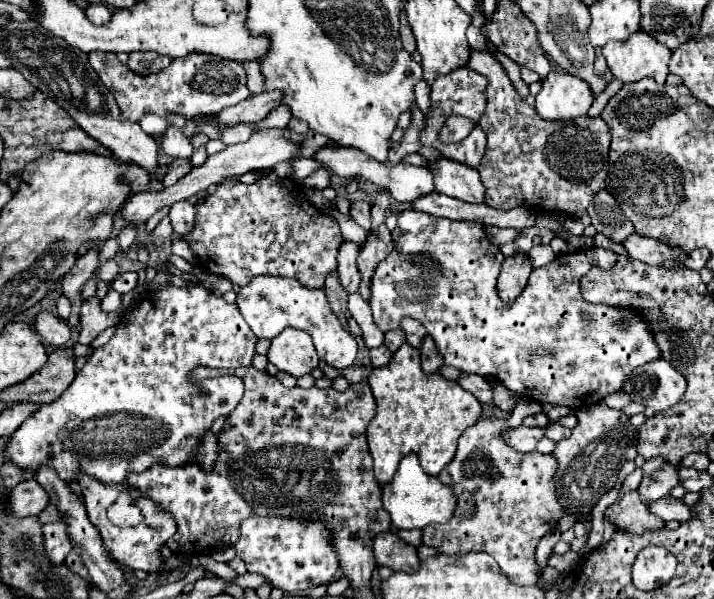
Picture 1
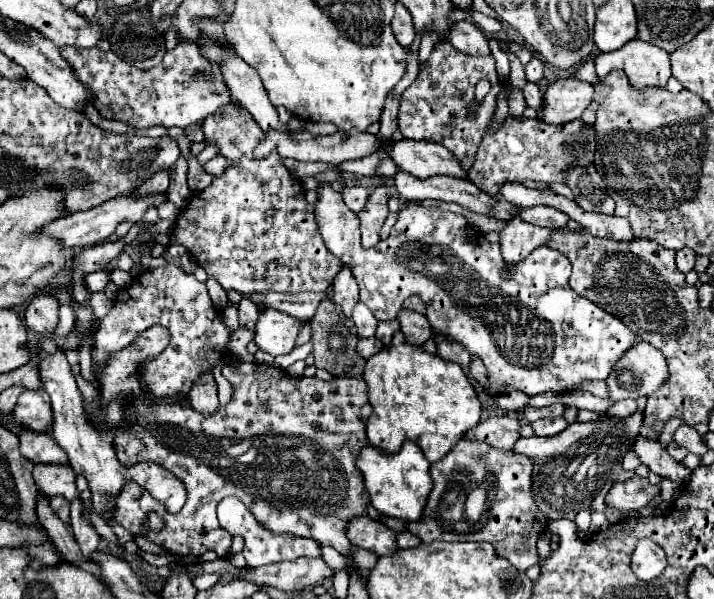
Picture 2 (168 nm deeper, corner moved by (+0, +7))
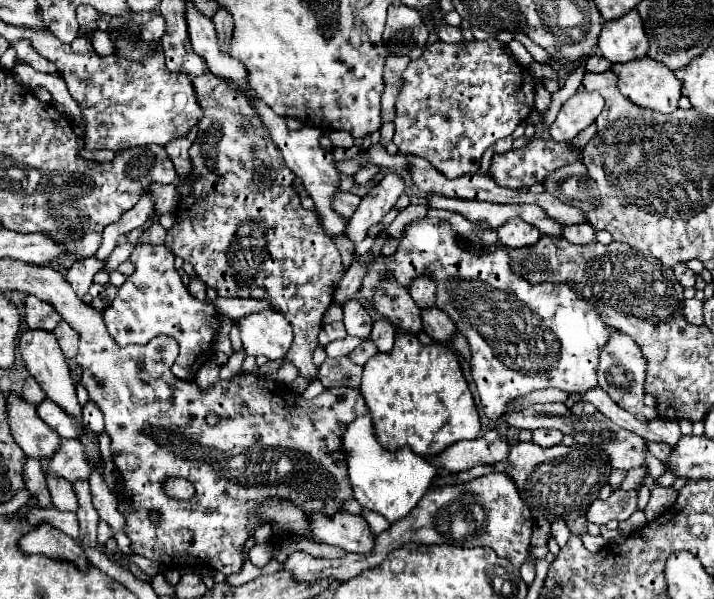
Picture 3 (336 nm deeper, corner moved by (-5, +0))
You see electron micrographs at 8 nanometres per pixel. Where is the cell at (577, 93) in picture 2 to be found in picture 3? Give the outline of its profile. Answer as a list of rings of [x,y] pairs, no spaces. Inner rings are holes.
[[[577,91],[573,97],[569,97],[561,109],[553,125],[549,127],[549,133],[555,141],[571,141],[577,137],[581,129],[591,125],[603,109],[603,99],[597,91]]]

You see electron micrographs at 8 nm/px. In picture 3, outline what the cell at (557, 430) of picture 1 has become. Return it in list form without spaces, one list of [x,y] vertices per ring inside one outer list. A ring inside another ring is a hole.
[[[535,429],[533,431],[533,443],[541,447],[553,447],[563,441],[563,433],[559,429]]]

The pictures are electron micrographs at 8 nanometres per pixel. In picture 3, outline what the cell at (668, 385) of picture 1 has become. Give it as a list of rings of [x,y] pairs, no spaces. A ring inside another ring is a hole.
[[[615,331],[613,337],[609,339],[609,345],[605,345],[605,351],[601,353],[601,361],[599,361],[599,387],[625,411],[635,415],[642,414],[646,419],[651,420],[658,416],[657,408],[643,405],[643,397],[645,397],[645,375],[647,375],[647,359],[641,353],[639,345]]]

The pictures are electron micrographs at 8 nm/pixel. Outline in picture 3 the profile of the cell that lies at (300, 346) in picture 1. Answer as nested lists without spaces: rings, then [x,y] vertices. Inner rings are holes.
[[[277,311],[255,313],[239,319],[241,341],[247,355],[265,355],[267,359],[281,359],[293,343],[293,329],[289,321]]]

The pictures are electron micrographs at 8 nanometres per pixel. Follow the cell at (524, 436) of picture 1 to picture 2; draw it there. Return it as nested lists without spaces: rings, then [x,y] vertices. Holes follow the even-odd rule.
[[[506,414],[490,416],[484,422],[480,422],[478,426],[474,426],[472,430],[468,430],[468,434],[464,434],[464,438],[486,442],[492,448],[510,450],[514,446],[514,442],[520,438],[518,428],[520,428],[520,422],[514,416],[506,416]]]

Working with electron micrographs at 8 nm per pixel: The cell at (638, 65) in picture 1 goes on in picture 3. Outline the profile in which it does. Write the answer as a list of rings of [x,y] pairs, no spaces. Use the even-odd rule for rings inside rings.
[[[641,57],[637,61],[627,61],[625,65],[613,65],[611,69],[619,77],[619,91],[633,103],[659,113],[673,113],[677,109],[677,101],[681,97],[681,81],[663,63],[649,57]]]

